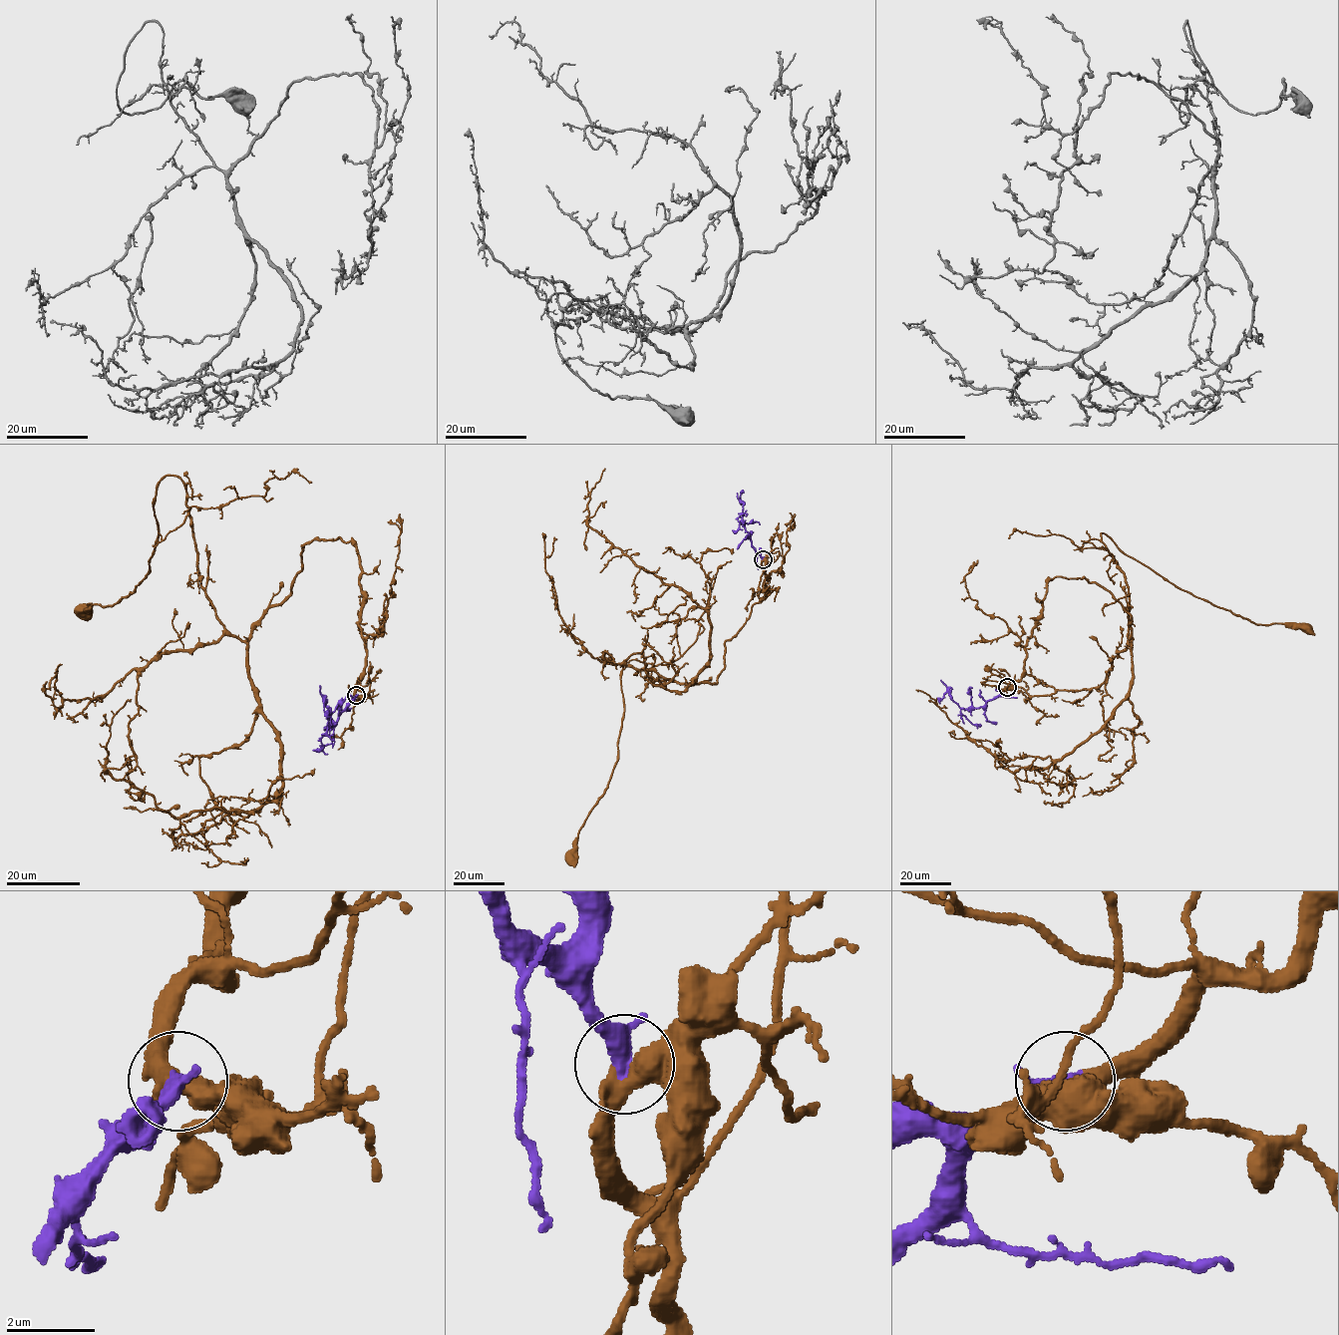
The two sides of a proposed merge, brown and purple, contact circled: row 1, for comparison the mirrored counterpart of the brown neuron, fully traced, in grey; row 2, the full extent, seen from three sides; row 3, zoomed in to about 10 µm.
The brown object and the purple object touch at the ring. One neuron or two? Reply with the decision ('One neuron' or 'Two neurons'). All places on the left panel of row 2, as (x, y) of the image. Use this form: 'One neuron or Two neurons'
One neuron

